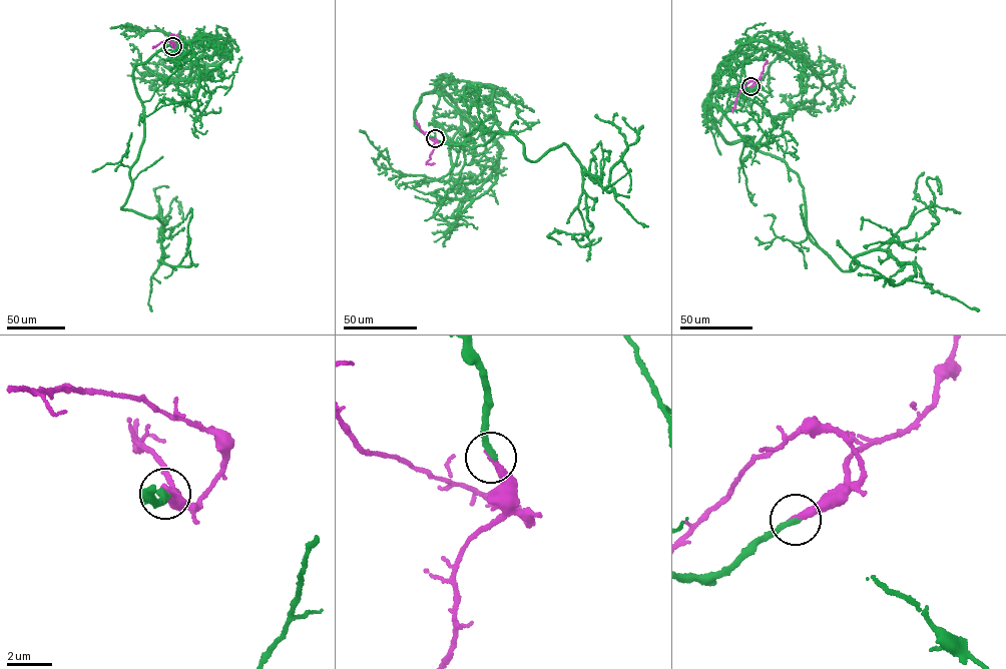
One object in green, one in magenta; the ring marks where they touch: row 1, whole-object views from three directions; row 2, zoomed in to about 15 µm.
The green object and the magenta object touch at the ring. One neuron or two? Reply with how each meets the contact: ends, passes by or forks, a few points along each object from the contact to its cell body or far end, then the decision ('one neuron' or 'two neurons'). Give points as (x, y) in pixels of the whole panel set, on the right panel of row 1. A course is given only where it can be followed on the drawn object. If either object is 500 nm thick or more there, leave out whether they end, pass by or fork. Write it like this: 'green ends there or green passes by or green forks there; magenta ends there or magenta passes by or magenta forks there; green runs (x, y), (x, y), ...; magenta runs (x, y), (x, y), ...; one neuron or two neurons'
green ends there; magenta ends there; green runs (750, 87), (712, 94), (713, 121), (797, 174), (812, 242), (915, 273), (837, 239); magenta runs (750, 86), (755, 83), (750, 80), (740, 90), (732, 111); one neuron

